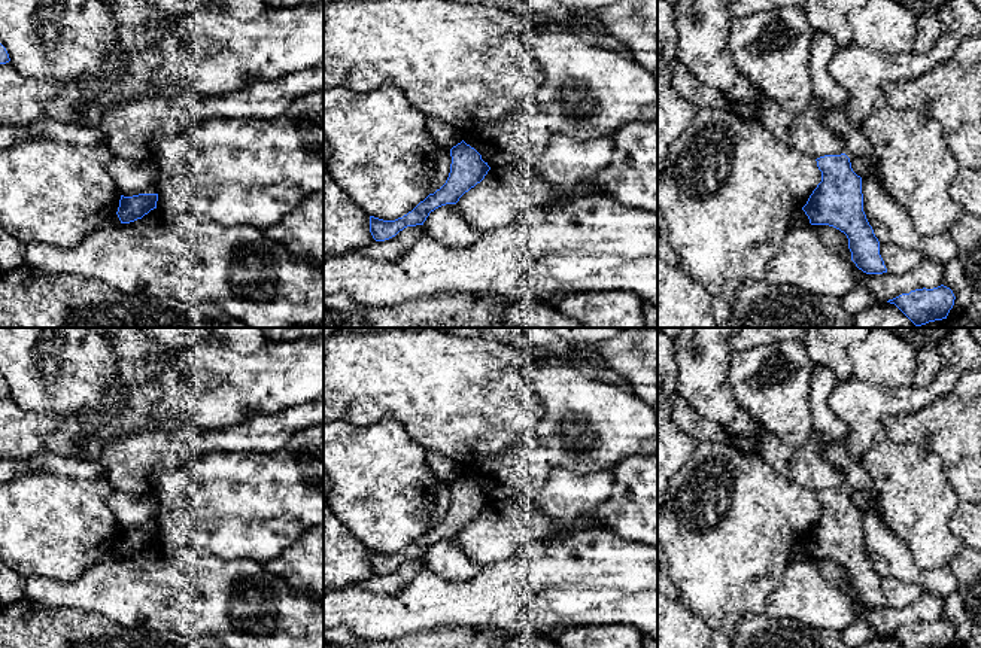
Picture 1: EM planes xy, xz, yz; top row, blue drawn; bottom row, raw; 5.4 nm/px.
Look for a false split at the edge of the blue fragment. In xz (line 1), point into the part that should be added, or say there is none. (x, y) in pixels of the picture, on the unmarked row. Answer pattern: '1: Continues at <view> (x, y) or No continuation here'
1: No continuation here

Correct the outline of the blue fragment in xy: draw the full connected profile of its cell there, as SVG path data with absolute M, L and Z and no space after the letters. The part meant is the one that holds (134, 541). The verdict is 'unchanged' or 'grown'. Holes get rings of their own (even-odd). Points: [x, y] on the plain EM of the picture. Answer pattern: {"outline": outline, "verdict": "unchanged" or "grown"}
{"outline": "M139 527L133 530L121 529L116 548L121 557L130 557L157 542L157 535L158 527Z", "verdict": "unchanged"}

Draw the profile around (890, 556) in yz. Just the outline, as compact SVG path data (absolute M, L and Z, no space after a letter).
M875 509L862 512L863 545L880 576L890 575L903 582L924 587L927 594L945 599L956 591L959 581L948 568L923 571L909 553L909 547L878 517Z

